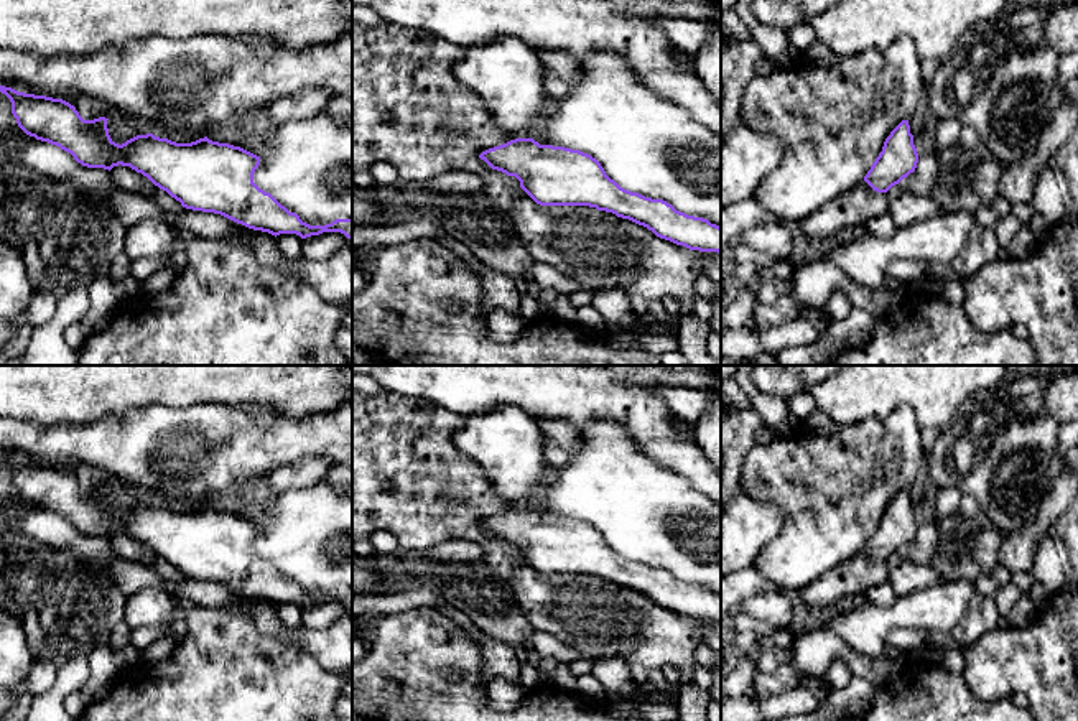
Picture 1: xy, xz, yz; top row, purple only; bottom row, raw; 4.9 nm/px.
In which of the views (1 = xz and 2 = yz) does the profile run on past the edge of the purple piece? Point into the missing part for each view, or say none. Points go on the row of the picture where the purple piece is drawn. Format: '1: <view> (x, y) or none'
1: none
2: none

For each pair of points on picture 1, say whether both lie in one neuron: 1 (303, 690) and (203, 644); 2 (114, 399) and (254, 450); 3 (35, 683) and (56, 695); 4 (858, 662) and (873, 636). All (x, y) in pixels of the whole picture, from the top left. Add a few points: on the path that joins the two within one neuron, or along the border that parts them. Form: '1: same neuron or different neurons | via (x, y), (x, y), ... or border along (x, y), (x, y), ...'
1: same neuron | via (278, 690), (249, 690), (227, 669)
2: different neurons | border along (178, 409), (140, 407), (120, 417), (101, 418)
3: different neurons | border along (61, 664), (56, 680), (45, 692), (33, 697)
4: different neurons | border along (831, 631), (854, 651), (869, 655), (881, 654)

